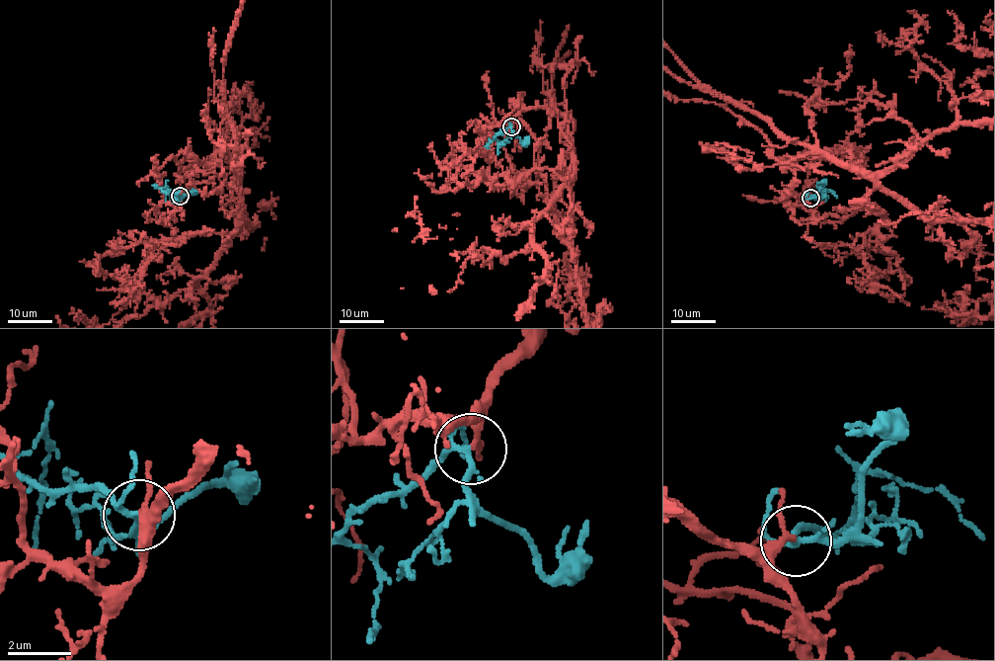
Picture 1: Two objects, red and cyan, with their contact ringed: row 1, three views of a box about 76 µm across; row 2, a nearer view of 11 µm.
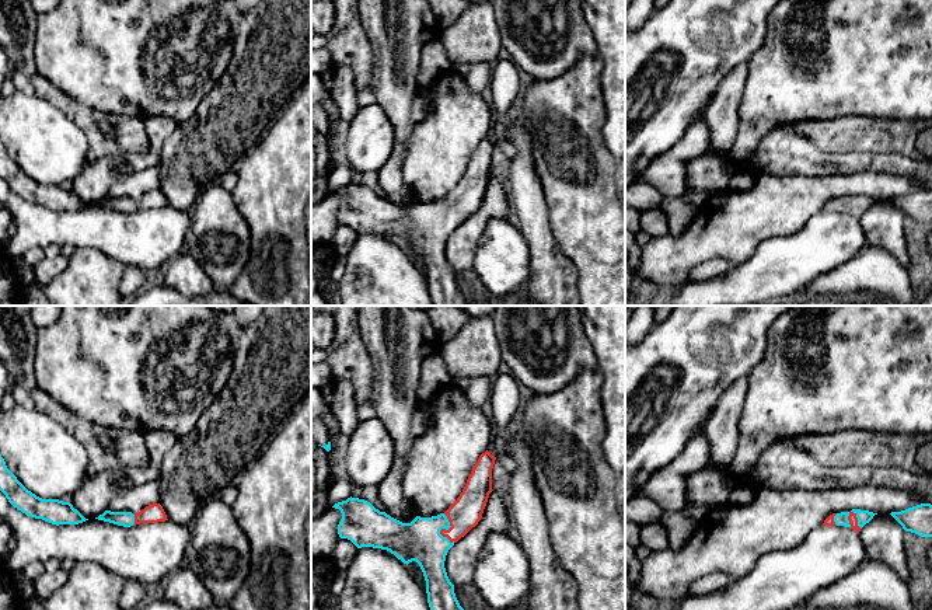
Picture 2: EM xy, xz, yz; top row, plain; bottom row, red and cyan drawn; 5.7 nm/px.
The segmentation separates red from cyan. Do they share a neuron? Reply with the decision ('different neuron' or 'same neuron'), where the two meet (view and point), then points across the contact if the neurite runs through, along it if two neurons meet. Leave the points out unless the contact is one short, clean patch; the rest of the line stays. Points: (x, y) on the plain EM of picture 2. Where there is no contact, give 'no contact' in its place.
same neuron | xz (444, 215) | across xz (466, 198), (444, 215), (428, 226), (421, 226)

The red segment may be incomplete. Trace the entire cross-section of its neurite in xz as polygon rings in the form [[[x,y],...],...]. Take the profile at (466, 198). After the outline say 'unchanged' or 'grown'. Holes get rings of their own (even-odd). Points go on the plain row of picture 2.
[[[488,136],[482,139],[457,187],[444,199],[437,202],[416,202],[411,209],[402,209],[385,198],[380,198],[364,185],[350,182],[346,187],[338,188],[332,192],[342,199],[338,220],[341,224],[350,226],[357,234],[373,233],[387,236],[406,251],[416,247],[426,266],[427,289],[433,306],[470,306],[455,283],[454,271],[447,262],[444,247],[448,236],[481,206],[492,178],[495,146],[496,143]]] | grown

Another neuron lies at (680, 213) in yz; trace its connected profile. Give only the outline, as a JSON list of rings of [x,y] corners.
[[[680,196],[663,198],[659,209],[667,215],[669,233],[674,237],[687,231],[698,210]]]

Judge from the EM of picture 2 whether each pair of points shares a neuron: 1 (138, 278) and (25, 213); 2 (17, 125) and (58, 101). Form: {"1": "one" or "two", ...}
{"1": "two", "2": "two"}

